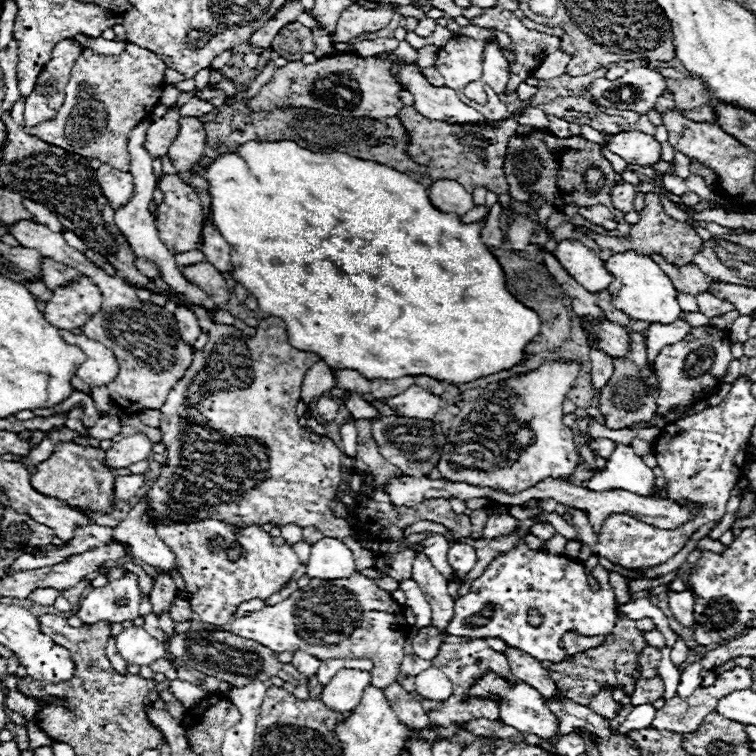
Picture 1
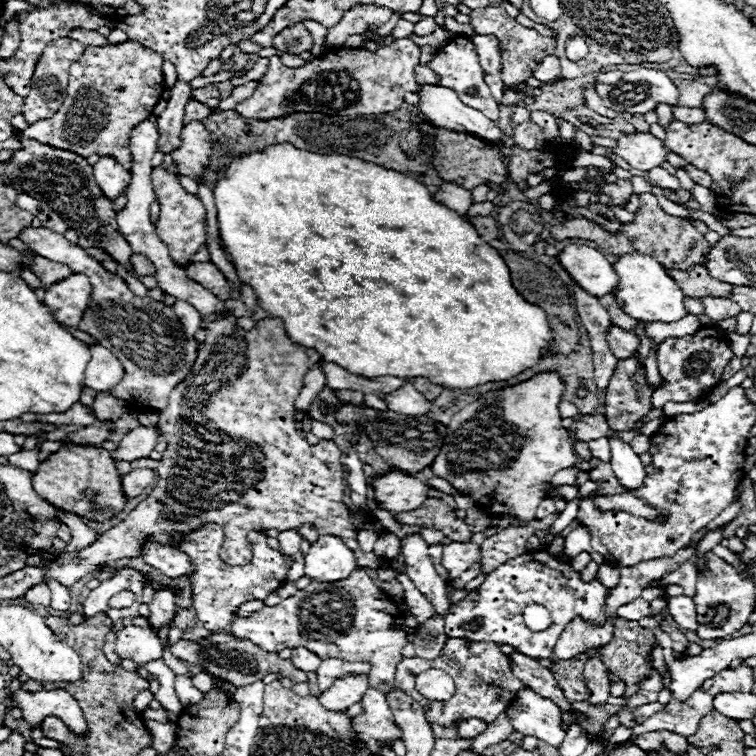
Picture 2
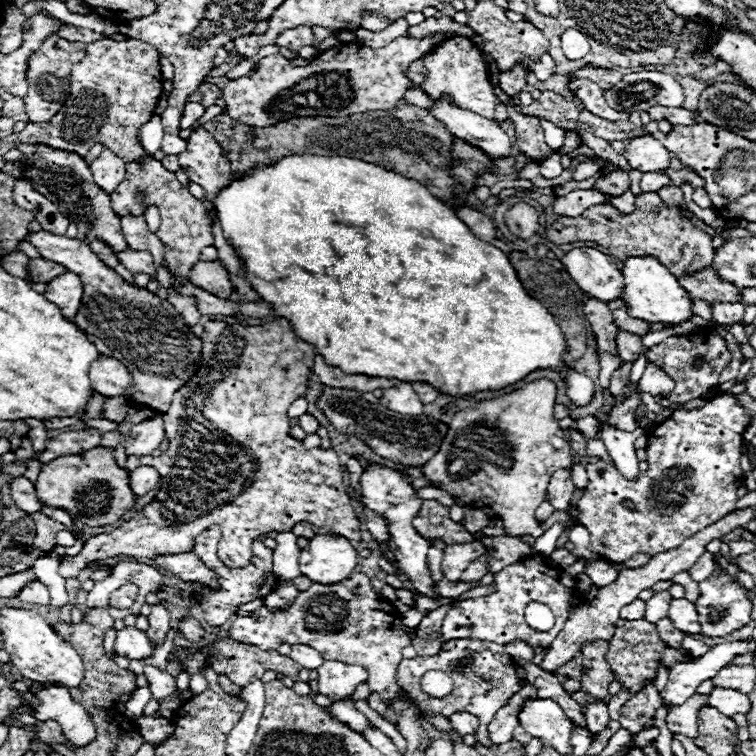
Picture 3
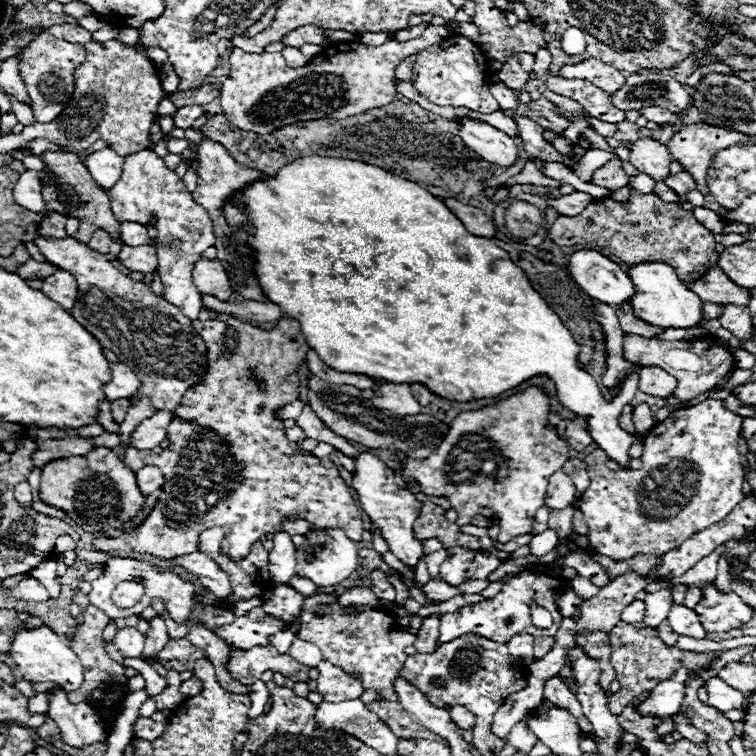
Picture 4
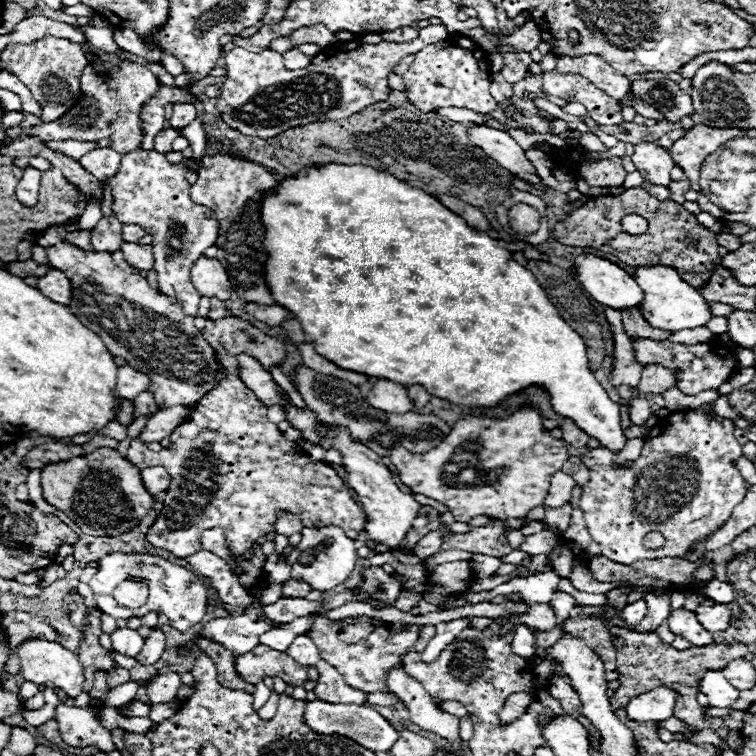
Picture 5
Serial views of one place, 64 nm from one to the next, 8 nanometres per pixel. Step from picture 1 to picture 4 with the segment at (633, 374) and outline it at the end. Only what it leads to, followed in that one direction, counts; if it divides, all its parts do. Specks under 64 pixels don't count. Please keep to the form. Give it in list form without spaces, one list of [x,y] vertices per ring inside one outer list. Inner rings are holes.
[[[624,406],[622,414],[620,414],[620,426],[626,430],[626,432],[634,432],[634,422],[632,422],[632,412],[634,412],[634,406]]]

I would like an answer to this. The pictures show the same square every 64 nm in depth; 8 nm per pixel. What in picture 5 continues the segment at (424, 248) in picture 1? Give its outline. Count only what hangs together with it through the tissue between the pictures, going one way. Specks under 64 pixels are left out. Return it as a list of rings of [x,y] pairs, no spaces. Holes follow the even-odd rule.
[[[332,162],[326,166],[310,166],[282,178],[276,188],[266,190],[266,194],[260,200],[260,208],[260,222],[264,226],[262,246],[266,248],[266,286],[274,296],[274,302],[296,316],[296,320],[302,324],[306,340],[310,340],[316,346],[316,352],[334,362],[338,368],[358,370],[360,374],[386,378],[402,386],[420,384],[426,388],[428,394],[464,406],[498,406],[506,400],[508,394],[514,394],[530,384],[544,384],[552,394],[552,408],[558,414],[572,418],[578,424],[578,428],[582,428],[588,436],[596,438],[604,448],[612,450],[614,454],[626,446],[628,438],[620,428],[620,404],[610,400],[606,390],[594,378],[592,370],[588,368],[584,340],[560,318],[560,314],[550,304],[544,290],[530,274],[530,270],[514,262],[508,250],[496,246],[494,238],[490,238],[488,234],[480,234],[478,230],[472,230],[466,222],[462,222],[462,218],[458,218],[454,212],[450,212],[422,188],[410,186],[398,180],[396,176],[384,174],[370,166],[346,166]]]

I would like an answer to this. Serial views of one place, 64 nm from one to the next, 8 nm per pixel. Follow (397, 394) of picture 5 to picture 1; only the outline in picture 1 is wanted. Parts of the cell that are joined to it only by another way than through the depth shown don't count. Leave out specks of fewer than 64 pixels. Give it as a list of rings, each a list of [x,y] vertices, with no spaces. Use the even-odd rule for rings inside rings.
[[[410,386],[410,390],[394,398],[388,398],[386,404],[406,418],[434,420],[434,416],[440,410],[440,396],[434,396],[420,386]]]

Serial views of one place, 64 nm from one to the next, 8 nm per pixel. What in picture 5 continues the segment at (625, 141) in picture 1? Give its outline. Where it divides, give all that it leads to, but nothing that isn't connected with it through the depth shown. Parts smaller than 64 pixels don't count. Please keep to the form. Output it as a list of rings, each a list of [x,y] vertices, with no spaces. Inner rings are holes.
[[[640,142],[634,146],[634,154],[630,156],[630,160],[650,184],[670,184],[670,170],[674,162],[668,150],[664,150],[662,146],[656,146],[654,142]]]

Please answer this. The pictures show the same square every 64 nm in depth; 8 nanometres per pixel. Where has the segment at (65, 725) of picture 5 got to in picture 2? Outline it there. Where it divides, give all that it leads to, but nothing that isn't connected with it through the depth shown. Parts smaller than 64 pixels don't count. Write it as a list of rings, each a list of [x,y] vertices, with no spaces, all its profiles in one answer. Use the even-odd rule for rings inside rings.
[[[16,690],[10,694],[10,708],[20,708],[24,720],[30,726],[40,726],[42,718],[46,714],[58,714],[66,726],[74,732],[84,732],[86,722],[82,718],[80,706],[66,694],[66,690],[52,690],[52,692],[38,692],[38,694],[26,694],[24,690]]]

